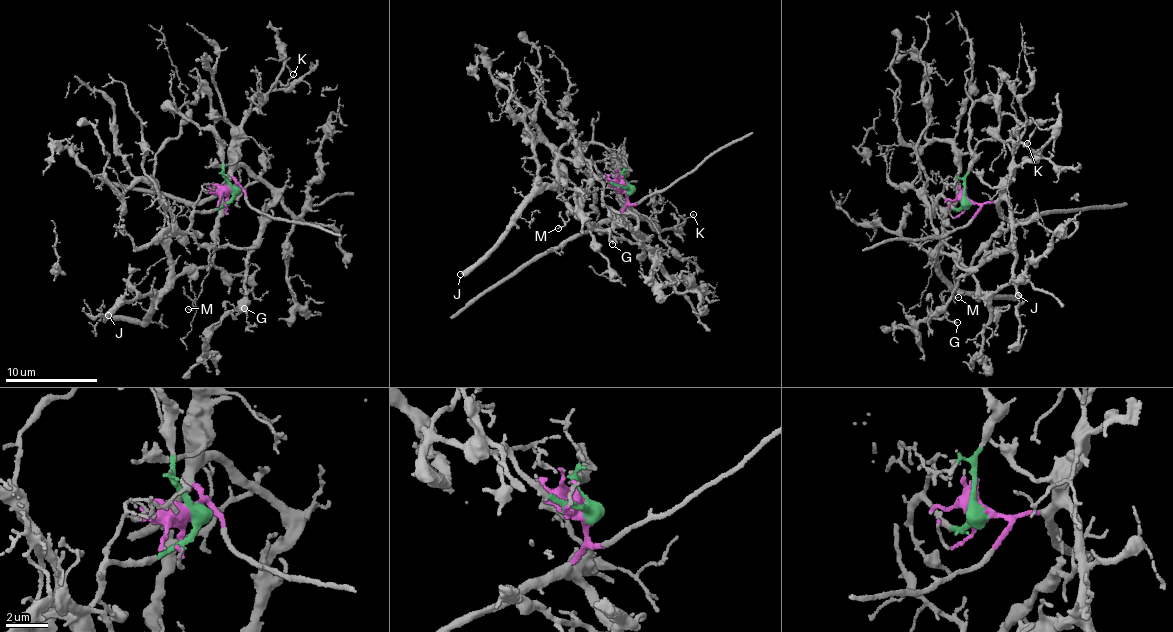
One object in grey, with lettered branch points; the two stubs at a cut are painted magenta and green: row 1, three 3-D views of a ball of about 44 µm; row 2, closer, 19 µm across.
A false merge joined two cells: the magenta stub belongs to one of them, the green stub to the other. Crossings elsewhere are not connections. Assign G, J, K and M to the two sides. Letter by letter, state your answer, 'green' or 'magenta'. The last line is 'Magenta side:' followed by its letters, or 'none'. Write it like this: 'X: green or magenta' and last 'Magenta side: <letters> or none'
G: magenta
J: green
K: magenta
M: green
Magenta side: G, K

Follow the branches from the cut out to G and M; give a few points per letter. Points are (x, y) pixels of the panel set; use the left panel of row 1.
G: (231, 188), (238, 165), (270, 189), (273, 199), (265, 208), (259, 245), (246, 267), (239, 311), (244, 308)
M: (231, 188), (220, 207), (193, 214), (181, 234), (163, 238), (169, 273), (189, 276), (194, 307), (187, 308)

